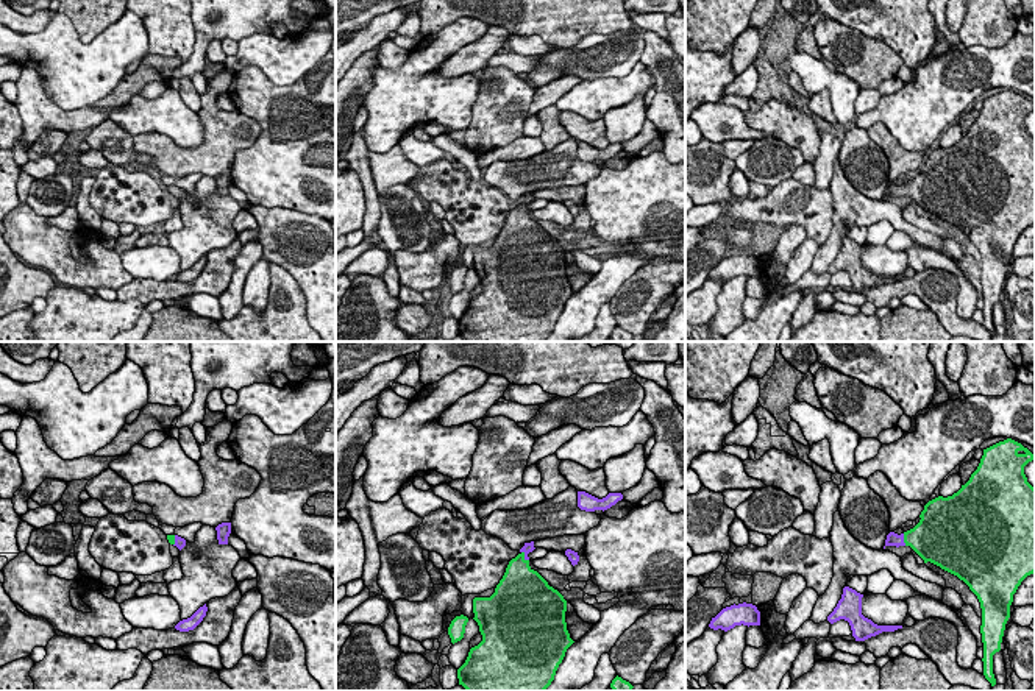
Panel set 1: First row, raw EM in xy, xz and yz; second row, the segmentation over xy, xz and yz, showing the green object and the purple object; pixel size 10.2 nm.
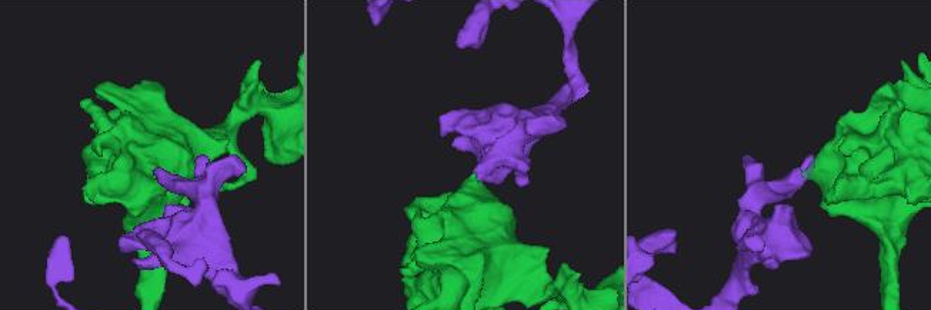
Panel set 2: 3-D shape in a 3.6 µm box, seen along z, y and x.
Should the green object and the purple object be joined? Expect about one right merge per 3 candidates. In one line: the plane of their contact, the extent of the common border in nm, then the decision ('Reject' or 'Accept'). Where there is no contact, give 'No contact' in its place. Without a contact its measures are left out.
Touches green in xz. Shared border 130 nm. Accept

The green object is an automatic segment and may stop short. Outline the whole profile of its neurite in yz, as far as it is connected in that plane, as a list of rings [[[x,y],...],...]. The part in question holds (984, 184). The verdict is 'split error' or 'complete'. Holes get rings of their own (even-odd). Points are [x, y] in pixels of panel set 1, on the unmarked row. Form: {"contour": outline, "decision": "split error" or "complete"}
{"contour": [[[1012,89],[983,100],[977,120],[957,144],[929,151],[919,165],[919,173],[913,179],[901,186],[890,182],[885,190],[885,197],[910,197],[924,214],[930,212],[957,226],[977,246],[982,259],[983,326],[991,337],[996,335],[993,306],[1001,301],[1013,245],[1021,232],[1035,223],[1035,139],[1024,125],[1024,117],[1033,109],[1035,105]]], "decision": "split error"}

